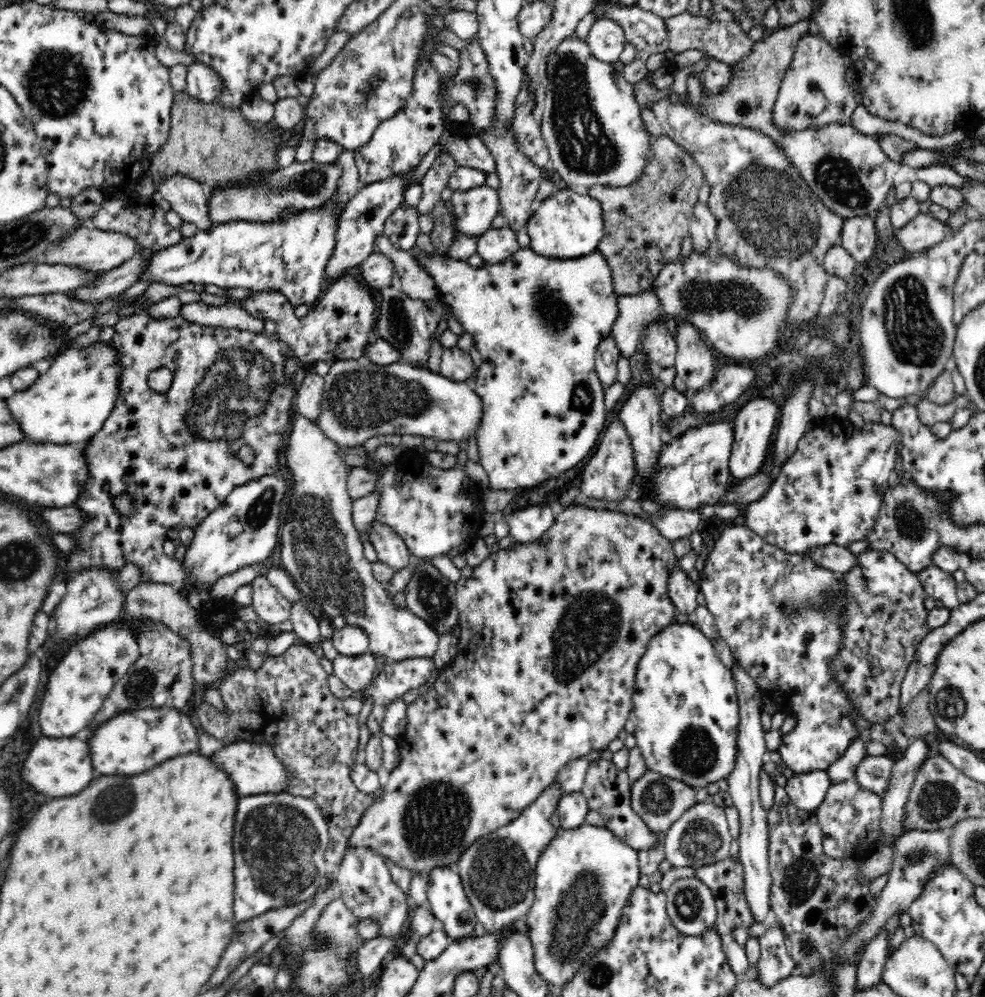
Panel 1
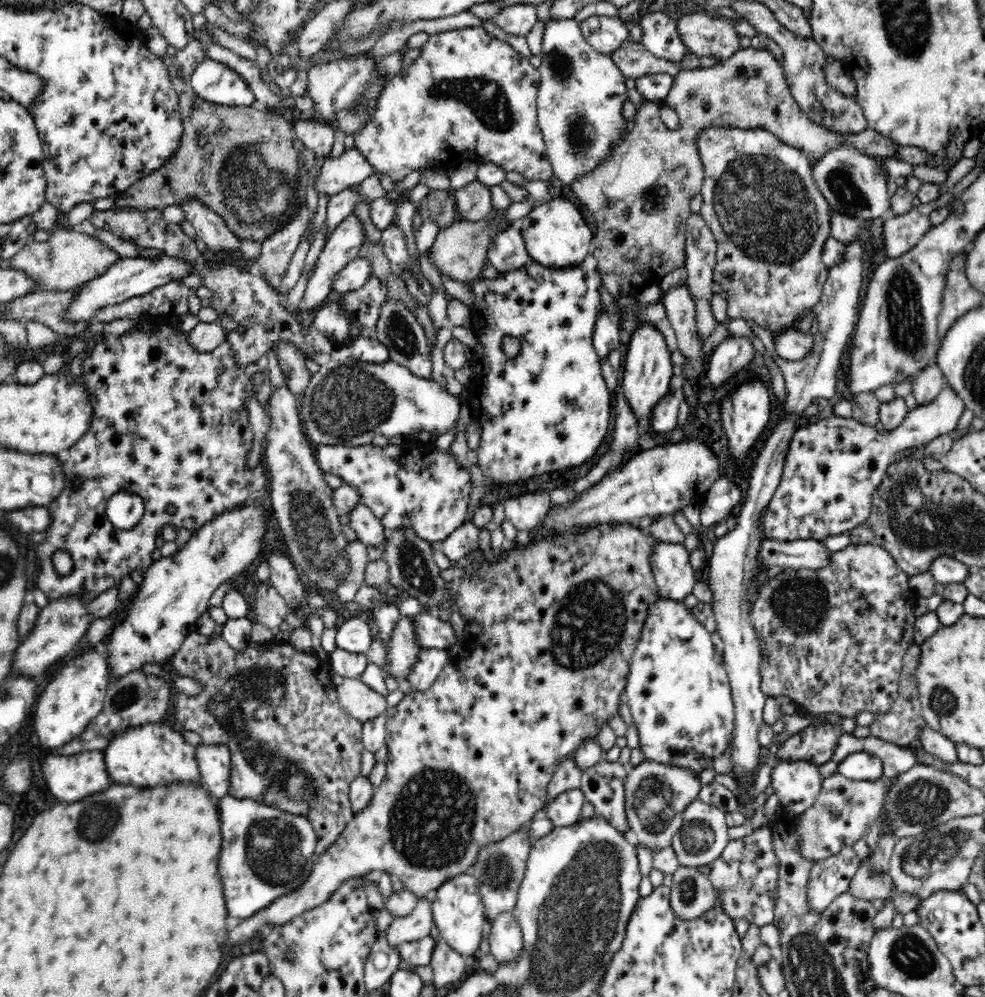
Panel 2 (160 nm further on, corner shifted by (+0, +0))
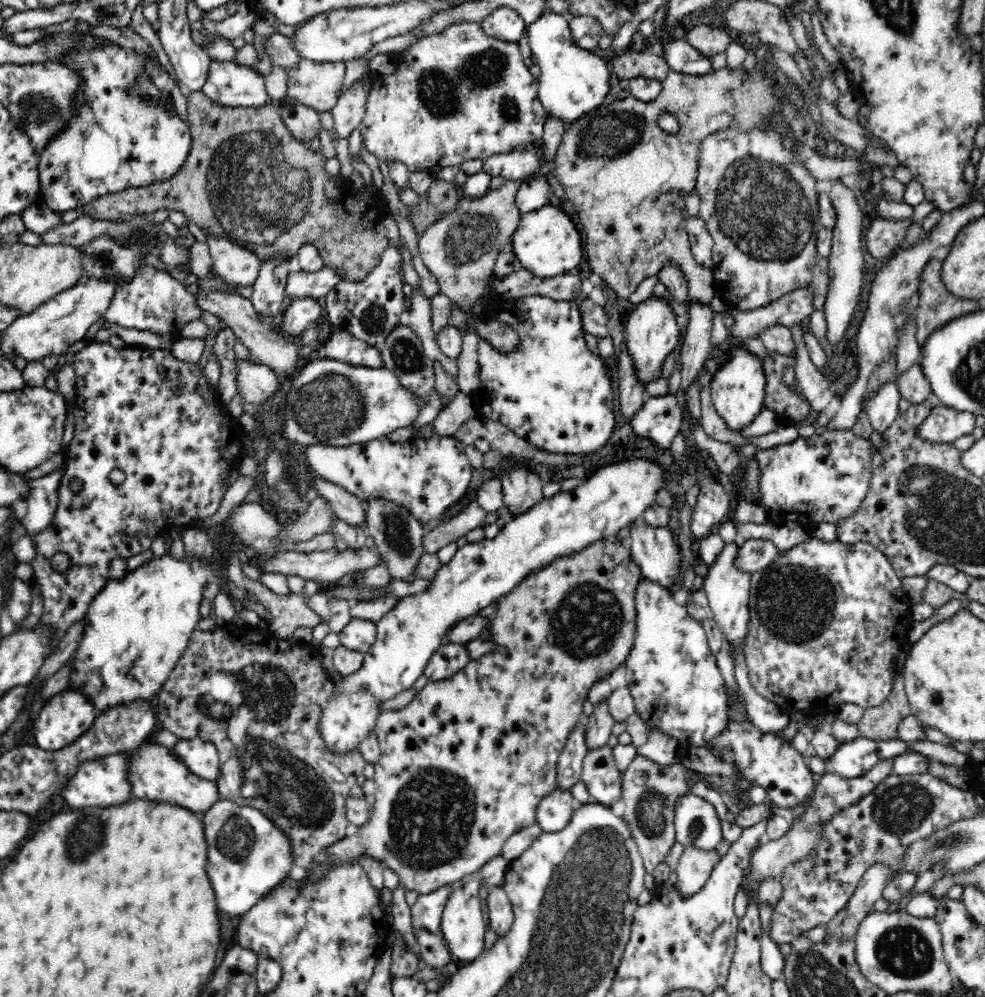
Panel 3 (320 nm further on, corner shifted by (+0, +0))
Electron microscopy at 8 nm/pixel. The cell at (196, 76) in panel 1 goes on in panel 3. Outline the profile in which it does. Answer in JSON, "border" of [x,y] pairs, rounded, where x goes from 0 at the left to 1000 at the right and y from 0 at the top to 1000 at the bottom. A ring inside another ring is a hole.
{"border":[[[238,61],[215,62],[204,91],[216,103],[231,107],[266,106],[275,101],[270,91],[270,78],[259,66],[247,66]]]}

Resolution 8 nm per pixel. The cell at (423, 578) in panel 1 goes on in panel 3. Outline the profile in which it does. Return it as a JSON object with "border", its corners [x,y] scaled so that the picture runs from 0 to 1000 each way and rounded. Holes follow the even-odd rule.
{"border":[[[379,498],[370,503],[371,525],[370,531],[373,538],[378,538],[382,544],[382,550],[386,553],[389,564],[395,570],[397,580],[418,584],[420,578],[418,572],[422,570],[426,558],[431,555],[429,543],[432,529],[427,526],[414,511],[400,505],[400,503],[388,498]]]}

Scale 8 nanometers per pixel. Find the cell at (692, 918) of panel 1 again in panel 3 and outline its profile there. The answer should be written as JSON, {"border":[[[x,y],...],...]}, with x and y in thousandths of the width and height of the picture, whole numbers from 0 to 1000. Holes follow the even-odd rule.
{"border":[[[694,849],[685,873],[687,877],[685,891],[692,899],[707,897],[721,881],[732,859],[726,851],[715,853],[708,849]]]}

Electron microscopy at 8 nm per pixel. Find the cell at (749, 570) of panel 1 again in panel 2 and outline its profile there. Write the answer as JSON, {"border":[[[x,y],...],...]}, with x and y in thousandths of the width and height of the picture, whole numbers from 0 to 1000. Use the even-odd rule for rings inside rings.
{"border":[[[843,726],[814,731],[793,745],[789,760],[803,760],[834,768],[844,762],[851,738],[857,735],[857,732]]]}

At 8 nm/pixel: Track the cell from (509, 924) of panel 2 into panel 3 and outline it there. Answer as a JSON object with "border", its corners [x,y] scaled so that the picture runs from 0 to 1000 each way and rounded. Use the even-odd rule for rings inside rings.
{"border":[[[510,887],[495,890],[492,903],[495,909],[496,929],[505,935],[505,939],[514,937],[520,929],[522,918],[520,918],[520,910]]]}

